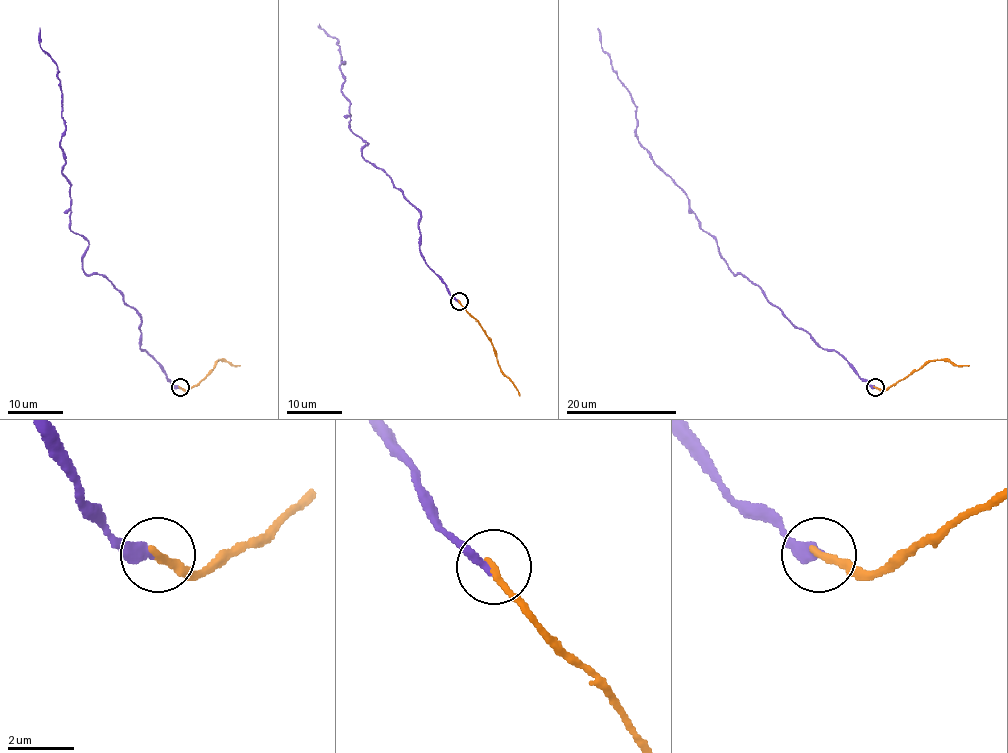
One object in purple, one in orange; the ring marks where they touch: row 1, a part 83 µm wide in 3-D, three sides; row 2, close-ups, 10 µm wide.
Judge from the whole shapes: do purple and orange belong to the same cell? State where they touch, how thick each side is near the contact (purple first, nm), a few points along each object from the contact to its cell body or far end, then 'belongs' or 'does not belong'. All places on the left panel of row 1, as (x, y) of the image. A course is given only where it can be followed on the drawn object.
(180, 387) | 300/240 nm | purple via (179, 387), (140, 348), (140, 316), (108, 280), (83, 270), (89, 242), (70, 229), (61, 93), (39, 27) | orange via (179, 387), (190, 390), (217, 360), (240, 365) | belongs

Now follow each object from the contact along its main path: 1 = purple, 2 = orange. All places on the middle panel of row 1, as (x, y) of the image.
1: (459, 301), (420, 250), (420, 213), (363, 157), (369, 143), (349, 128), (341, 90), (345, 63), (319, 24)
2: (459, 301), (491, 342), (500, 371), (520, 396)

